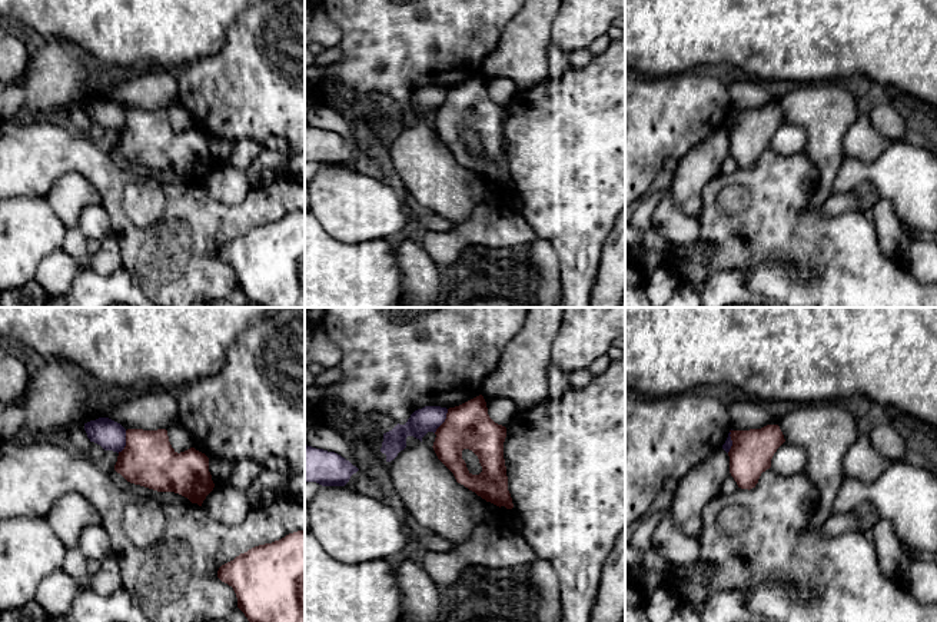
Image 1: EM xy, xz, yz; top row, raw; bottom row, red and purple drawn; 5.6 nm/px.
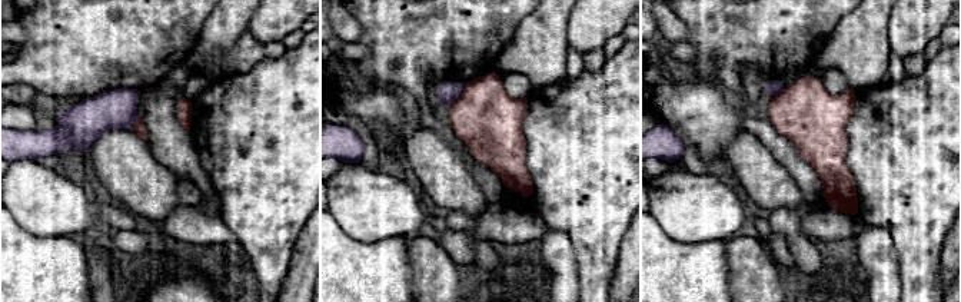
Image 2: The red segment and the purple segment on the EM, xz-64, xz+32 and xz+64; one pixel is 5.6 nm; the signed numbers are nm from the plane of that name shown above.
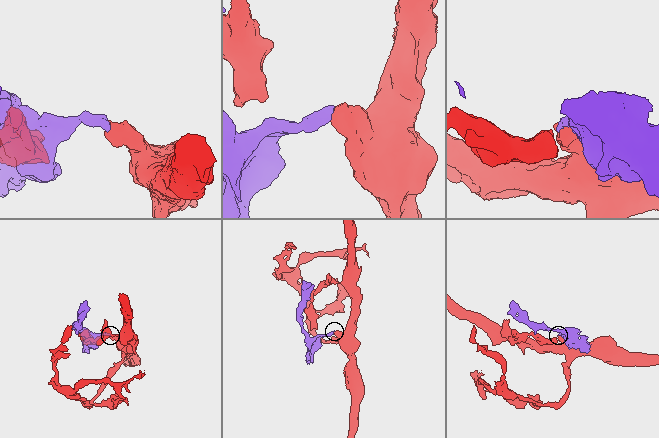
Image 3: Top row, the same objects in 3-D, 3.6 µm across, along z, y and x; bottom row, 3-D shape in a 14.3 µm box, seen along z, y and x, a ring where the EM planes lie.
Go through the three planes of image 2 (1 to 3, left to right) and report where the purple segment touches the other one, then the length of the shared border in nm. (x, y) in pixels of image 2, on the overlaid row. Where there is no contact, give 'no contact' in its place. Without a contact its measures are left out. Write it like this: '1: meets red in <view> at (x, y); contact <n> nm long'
1: meets red in xz-64 at (136, 119); contact 50 nm long
2: meets red in xz+32 at (461, 95); contact 160 nm long
3: meets red in xz+64 at (780, 92); contact 90 nm long

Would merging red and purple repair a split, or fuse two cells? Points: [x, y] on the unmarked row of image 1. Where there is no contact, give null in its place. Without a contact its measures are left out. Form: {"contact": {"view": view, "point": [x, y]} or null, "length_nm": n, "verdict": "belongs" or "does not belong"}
{"contact": {"view": "xy", "point": [126, 122]}, "length_nm": 140, "verdict": "does not belong"}

